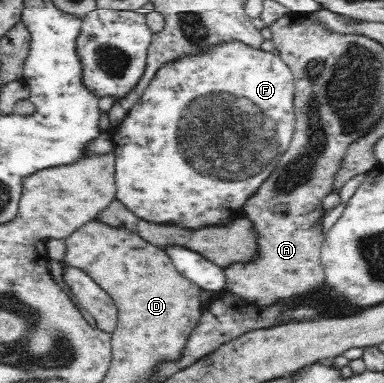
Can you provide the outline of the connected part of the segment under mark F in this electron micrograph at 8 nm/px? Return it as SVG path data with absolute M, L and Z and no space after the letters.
M226 41L212 45L195 55L182 55L173 61L162 65L154 73L144 94L130 107L123 121L110 131L114 143L115 156L115 198L126 205L136 217L155 224L170 224L191 230L200 230L206 226L226 226L232 220L243 216L243 204L250 198L258 187L269 177L273 168L278 164L278 158L289 147L295 130L295 110L293 103L294 75L290 67L280 58L277 52L267 52L255 49L240 41Z

